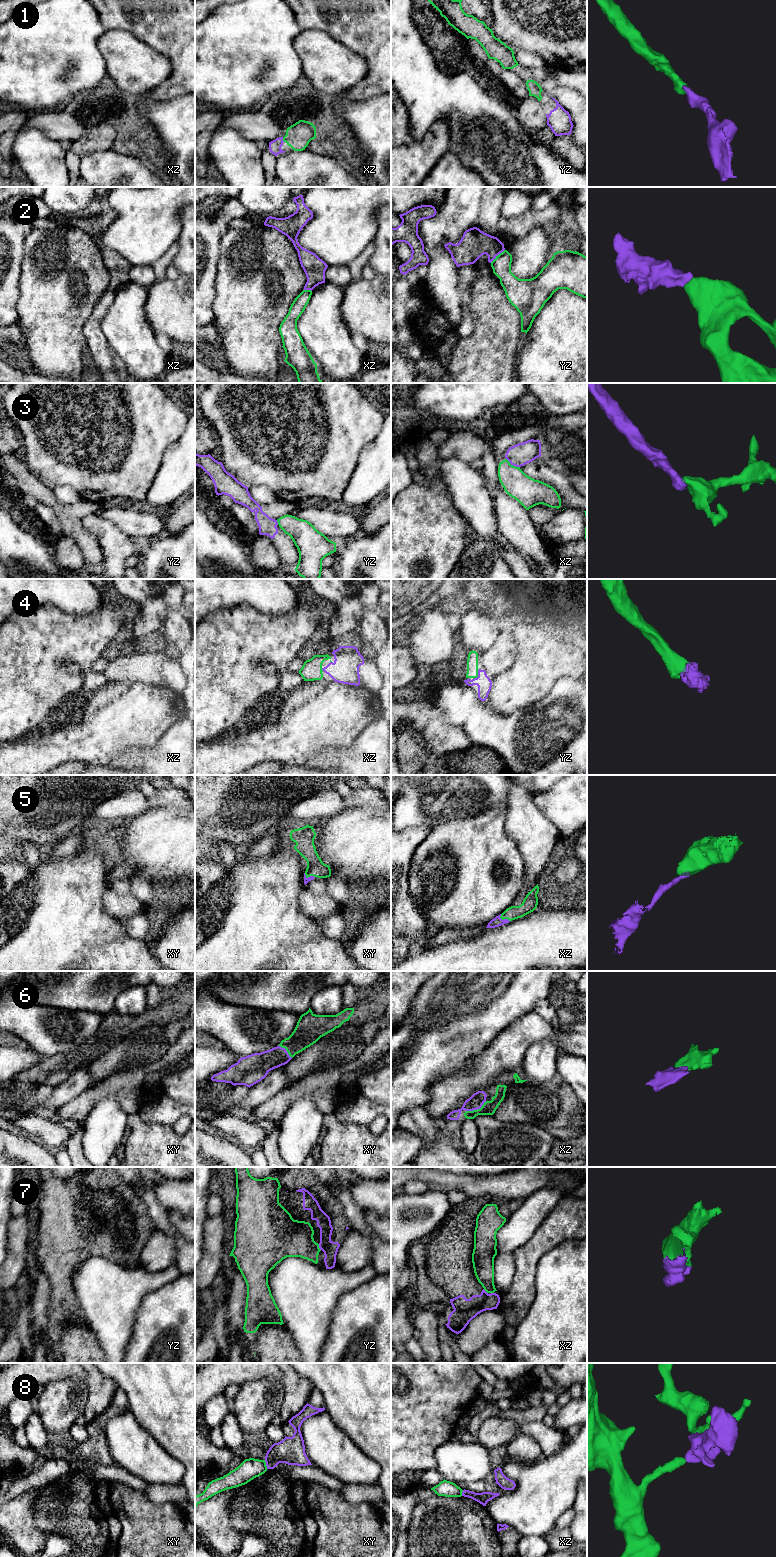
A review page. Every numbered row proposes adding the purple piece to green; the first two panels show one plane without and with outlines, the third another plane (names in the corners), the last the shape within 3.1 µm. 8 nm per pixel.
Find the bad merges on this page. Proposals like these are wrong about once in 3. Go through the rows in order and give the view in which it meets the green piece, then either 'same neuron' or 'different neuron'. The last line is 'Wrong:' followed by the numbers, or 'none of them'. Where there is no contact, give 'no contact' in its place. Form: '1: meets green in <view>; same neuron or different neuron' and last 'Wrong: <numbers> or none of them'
1: meets green in xz; same neuron
2: meets green in yz; same neuron
3: meets green in xz; different neuron
4: meets green in yz; same neuron
5: meets green in xz; same neuron
6: meets green in xz; same neuron
7: meets green in yz; same neuron
8: meets green in xy; different neuron
Wrong: 3, 8

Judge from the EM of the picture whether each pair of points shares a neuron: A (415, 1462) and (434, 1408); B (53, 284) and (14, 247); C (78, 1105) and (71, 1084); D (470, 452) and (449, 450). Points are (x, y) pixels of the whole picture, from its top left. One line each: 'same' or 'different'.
A: same
B: different
C: different
D: same

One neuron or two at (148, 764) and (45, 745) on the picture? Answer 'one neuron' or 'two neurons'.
two neurons

